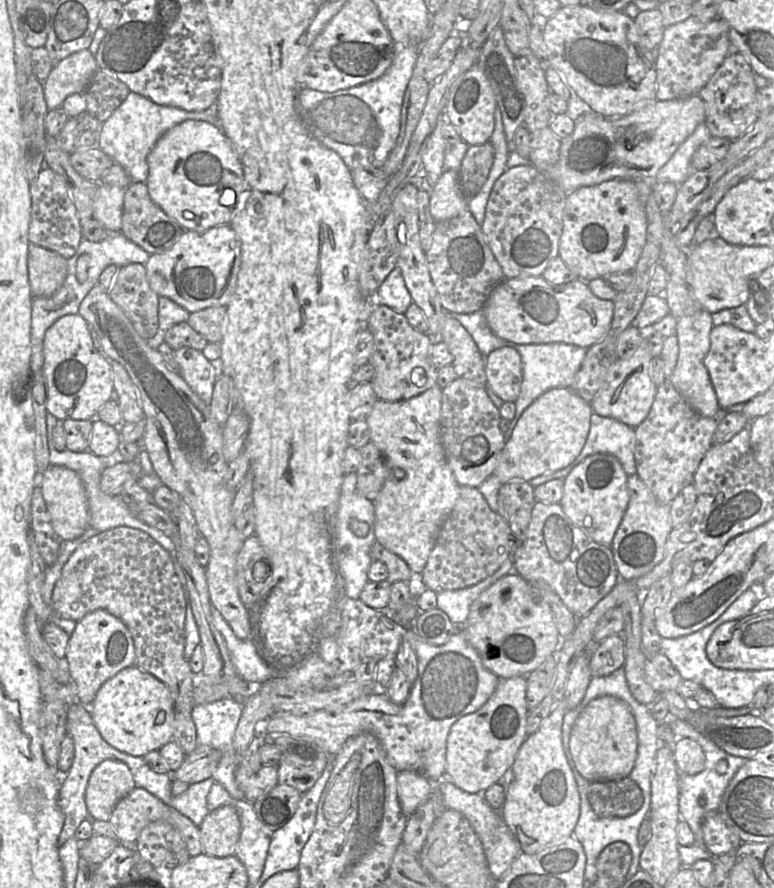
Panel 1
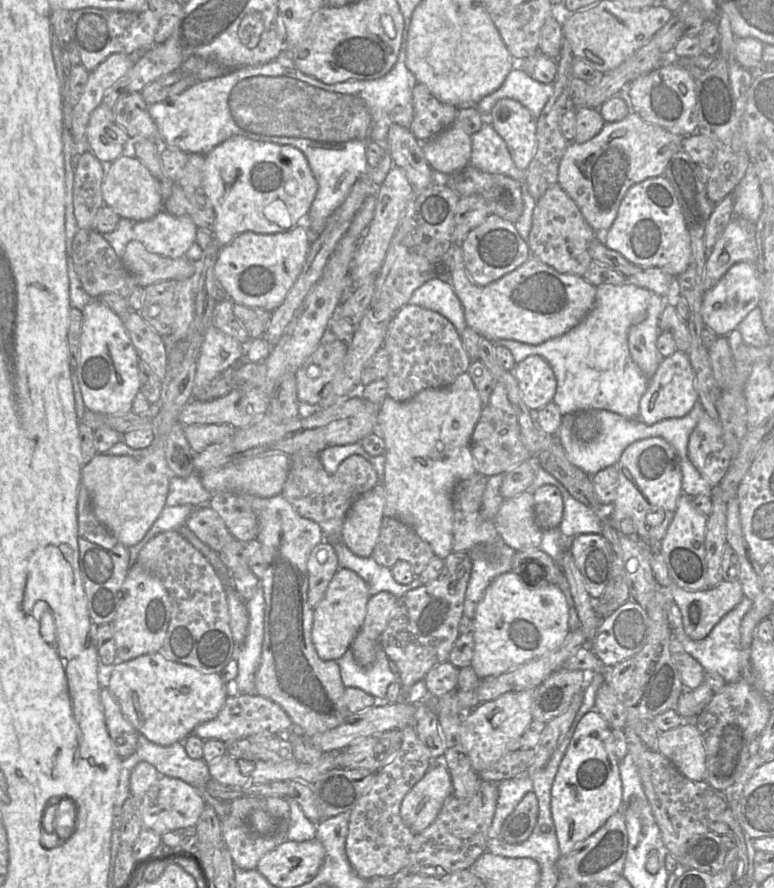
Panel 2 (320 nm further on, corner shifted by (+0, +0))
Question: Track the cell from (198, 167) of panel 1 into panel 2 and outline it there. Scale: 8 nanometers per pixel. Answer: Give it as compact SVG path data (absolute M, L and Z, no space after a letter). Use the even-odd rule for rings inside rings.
M233 136L205 155L201 187L215 212L214 241L206 250L220 250L243 232L275 234L301 225L318 183L299 149Z

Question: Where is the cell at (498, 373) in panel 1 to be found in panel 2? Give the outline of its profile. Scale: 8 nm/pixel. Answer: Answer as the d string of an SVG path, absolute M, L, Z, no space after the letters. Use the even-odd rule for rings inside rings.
M532 355L516 364L512 370L525 405L533 410L553 402L557 388L554 372L548 362Z

